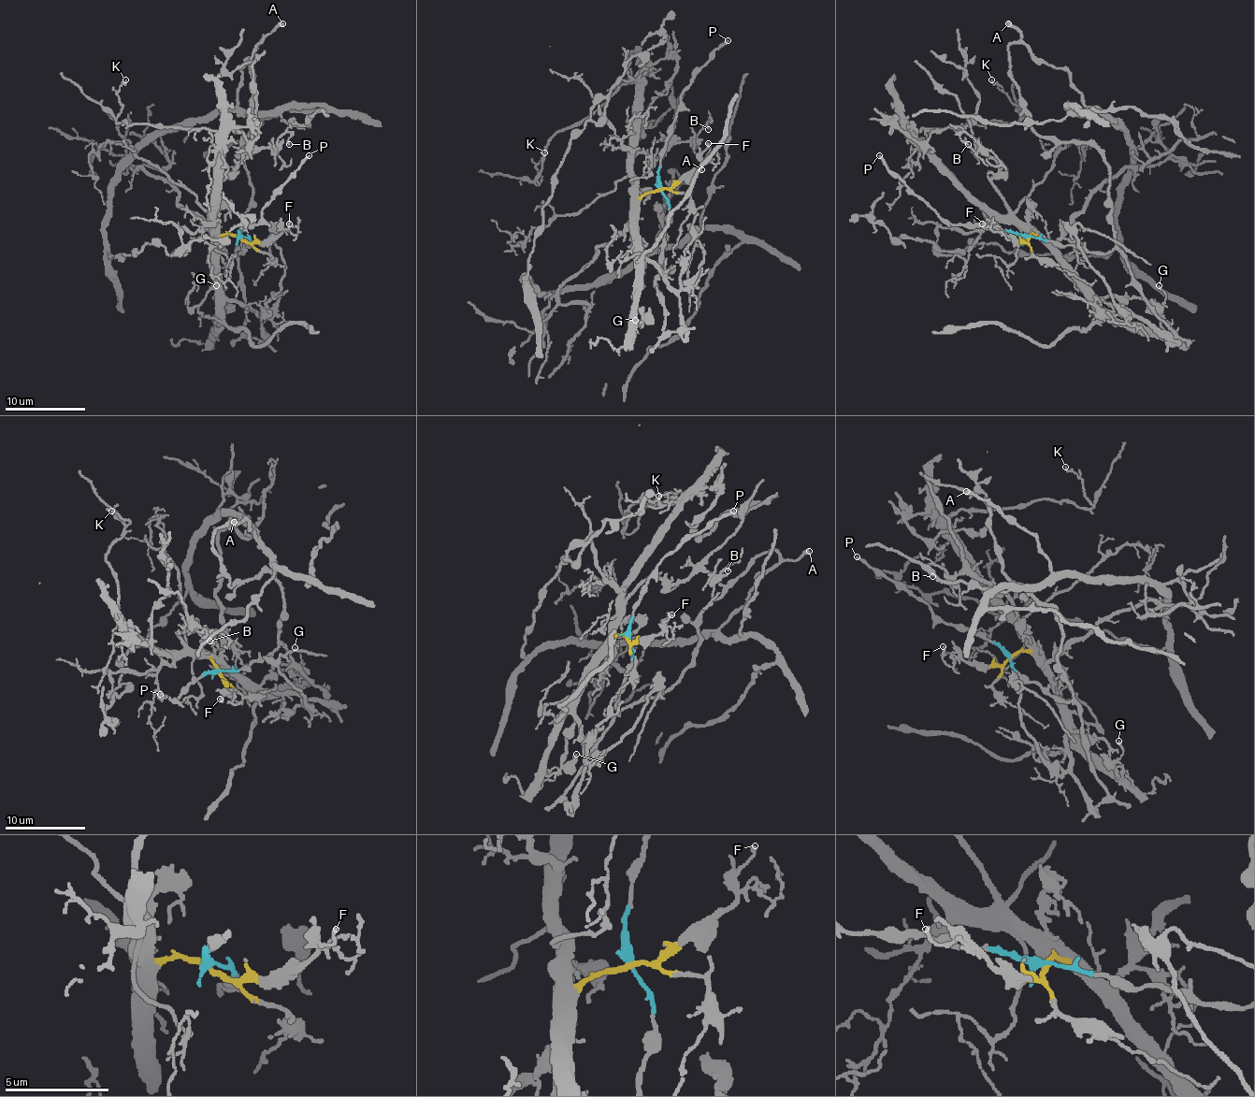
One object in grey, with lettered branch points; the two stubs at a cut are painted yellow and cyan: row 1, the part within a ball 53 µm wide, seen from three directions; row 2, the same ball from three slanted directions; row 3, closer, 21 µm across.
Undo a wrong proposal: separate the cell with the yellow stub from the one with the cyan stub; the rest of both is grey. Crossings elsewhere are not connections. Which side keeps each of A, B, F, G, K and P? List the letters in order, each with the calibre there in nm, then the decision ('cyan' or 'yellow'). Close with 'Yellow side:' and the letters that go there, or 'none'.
A: 380 nm thick; cyan
B: 150 nm thick; yellow
F: 150 nm thick; yellow
G: 140 nm thick; yellow
K: 110 nm thick; yellow
P: 190 nm thick; cyan
Yellow side: B, F, G, K

